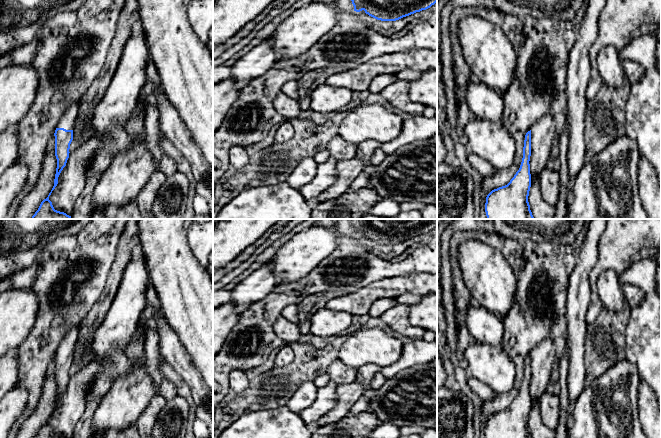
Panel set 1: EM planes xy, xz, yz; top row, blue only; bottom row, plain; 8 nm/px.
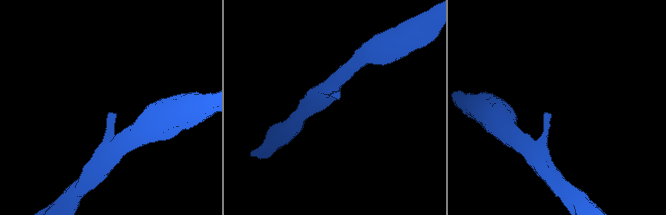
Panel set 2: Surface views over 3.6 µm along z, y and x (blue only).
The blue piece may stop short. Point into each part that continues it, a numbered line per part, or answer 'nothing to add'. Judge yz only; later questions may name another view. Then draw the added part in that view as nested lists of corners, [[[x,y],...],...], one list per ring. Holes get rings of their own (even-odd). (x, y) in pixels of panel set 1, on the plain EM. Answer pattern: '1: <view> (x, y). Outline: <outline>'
nothing to add

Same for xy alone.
1: xy (67, 345). Outline: [[[72,327],[66,336],[62,339],[57,352],[64,352],[66,354],[73,354],[77,339],[79,335],[79,327]]]

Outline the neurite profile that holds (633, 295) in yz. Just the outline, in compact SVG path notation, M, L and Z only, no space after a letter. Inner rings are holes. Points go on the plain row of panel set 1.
M621 284L621 288L629 310L639 305L645 297L645 293L634 285Z

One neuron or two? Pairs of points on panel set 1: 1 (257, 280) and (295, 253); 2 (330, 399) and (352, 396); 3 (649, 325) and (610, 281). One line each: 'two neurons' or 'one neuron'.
1: two neurons
2: two neurons
3: two neurons

